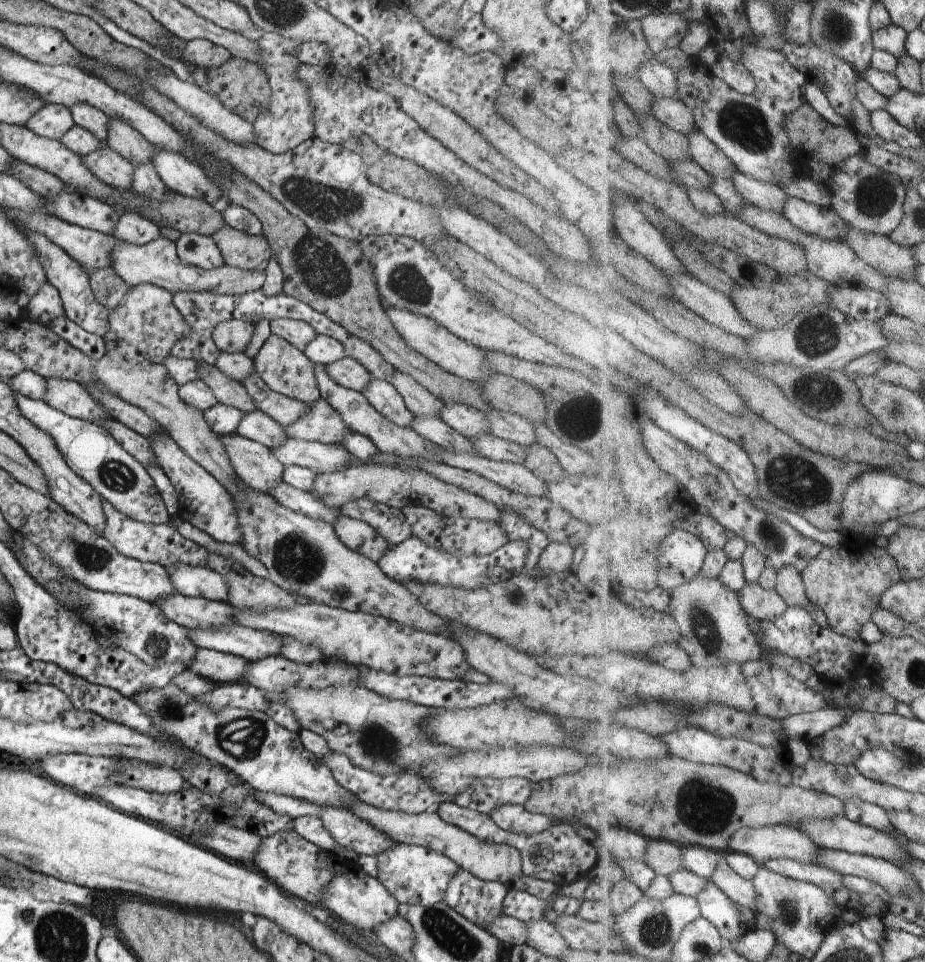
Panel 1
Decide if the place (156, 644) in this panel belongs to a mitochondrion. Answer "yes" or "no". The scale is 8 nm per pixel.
yes

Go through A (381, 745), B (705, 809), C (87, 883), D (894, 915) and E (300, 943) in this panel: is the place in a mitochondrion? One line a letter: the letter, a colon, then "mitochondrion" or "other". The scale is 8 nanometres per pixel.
A: mitochondrion
B: mitochondrion
C: other
D: other
E: other

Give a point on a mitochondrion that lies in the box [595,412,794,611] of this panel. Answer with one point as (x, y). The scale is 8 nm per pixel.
(767, 531)

